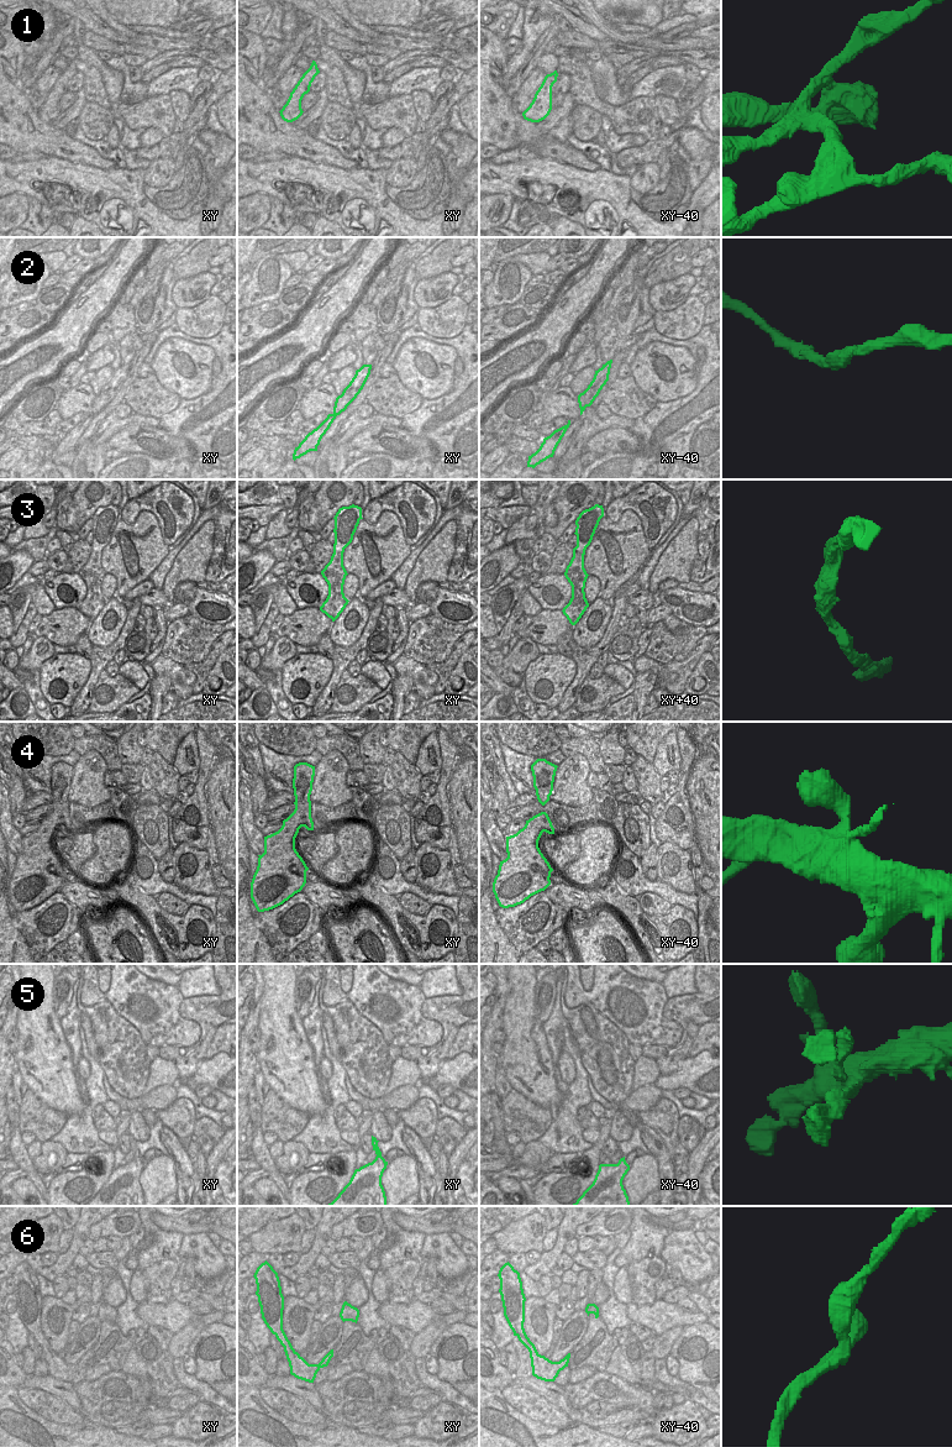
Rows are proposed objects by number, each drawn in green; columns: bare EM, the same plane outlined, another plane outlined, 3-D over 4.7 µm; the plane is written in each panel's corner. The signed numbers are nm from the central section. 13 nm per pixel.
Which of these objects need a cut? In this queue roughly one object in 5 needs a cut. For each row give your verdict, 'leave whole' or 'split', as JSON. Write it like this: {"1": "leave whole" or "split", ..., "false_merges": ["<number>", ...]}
{"1": "split", "2": "leave whole", "3": "leave whole", "4": "leave whole", "5": "leave whole", "6": "leave whole", "false_merges": ["1"]}

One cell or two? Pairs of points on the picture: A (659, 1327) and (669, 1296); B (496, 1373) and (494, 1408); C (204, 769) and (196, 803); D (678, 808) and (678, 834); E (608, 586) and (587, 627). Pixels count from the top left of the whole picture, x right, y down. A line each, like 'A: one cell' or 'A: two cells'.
A: two cells
B: two cells
C: one cell
D: one cell
E: two cells

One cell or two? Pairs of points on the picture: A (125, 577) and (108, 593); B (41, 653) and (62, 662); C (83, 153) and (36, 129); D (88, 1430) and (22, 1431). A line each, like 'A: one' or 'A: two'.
A: two
B: two
C: one
D: one

